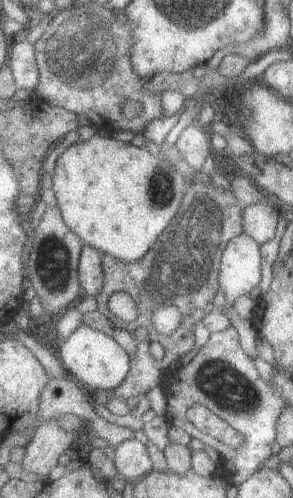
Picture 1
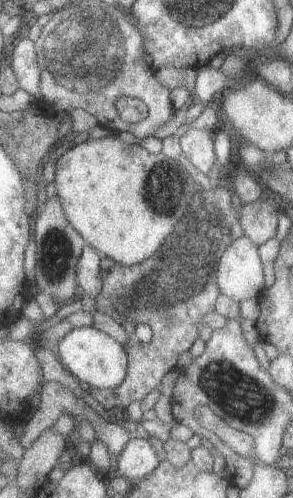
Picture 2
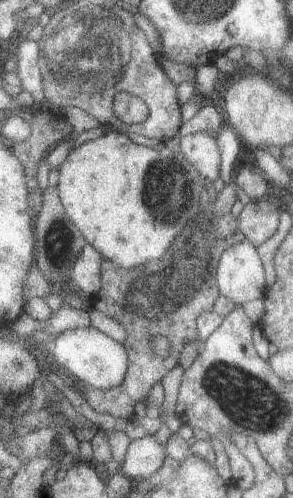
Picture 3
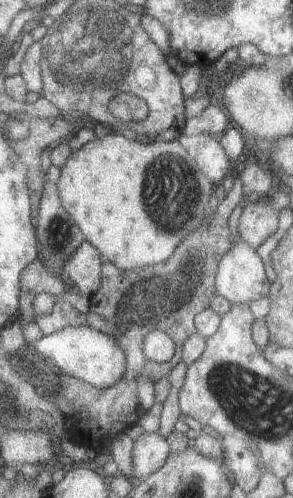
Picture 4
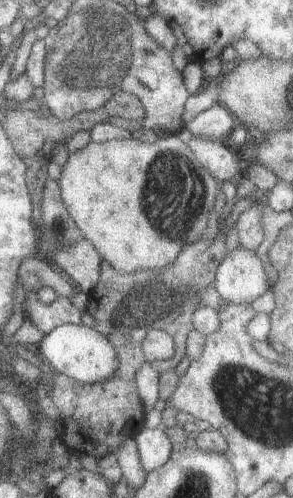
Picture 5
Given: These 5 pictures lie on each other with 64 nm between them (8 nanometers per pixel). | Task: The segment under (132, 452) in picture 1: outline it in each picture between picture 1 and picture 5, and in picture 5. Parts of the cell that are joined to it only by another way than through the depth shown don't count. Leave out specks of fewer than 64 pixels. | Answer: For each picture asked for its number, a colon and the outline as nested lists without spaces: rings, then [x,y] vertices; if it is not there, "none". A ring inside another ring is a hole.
2: [[[131,440],[127,450],[121,452],[119,456],[119,466],[117,474],[121,474],[127,480],[139,482],[147,476],[151,476],[163,462],[157,458],[159,452],[155,452],[155,444],[151,440]]]
3: [[[145,436],[141,440],[131,442],[121,472],[125,472],[131,480],[141,482],[157,474],[165,466],[167,458],[167,446],[161,446],[155,436]]]
4: [[[141,434],[135,442],[133,458],[135,458],[135,476],[139,480],[149,478],[151,474],[163,470],[171,456],[169,442],[161,434]]]
5: [[[163,424],[157,426],[155,430],[143,430],[135,438],[139,442],[139,450],[141,450],[139,454],[141,454],[143,466],[149,474],[163,468],[175,452],[175,446],[171,444],[171,436],[165,434]]]

